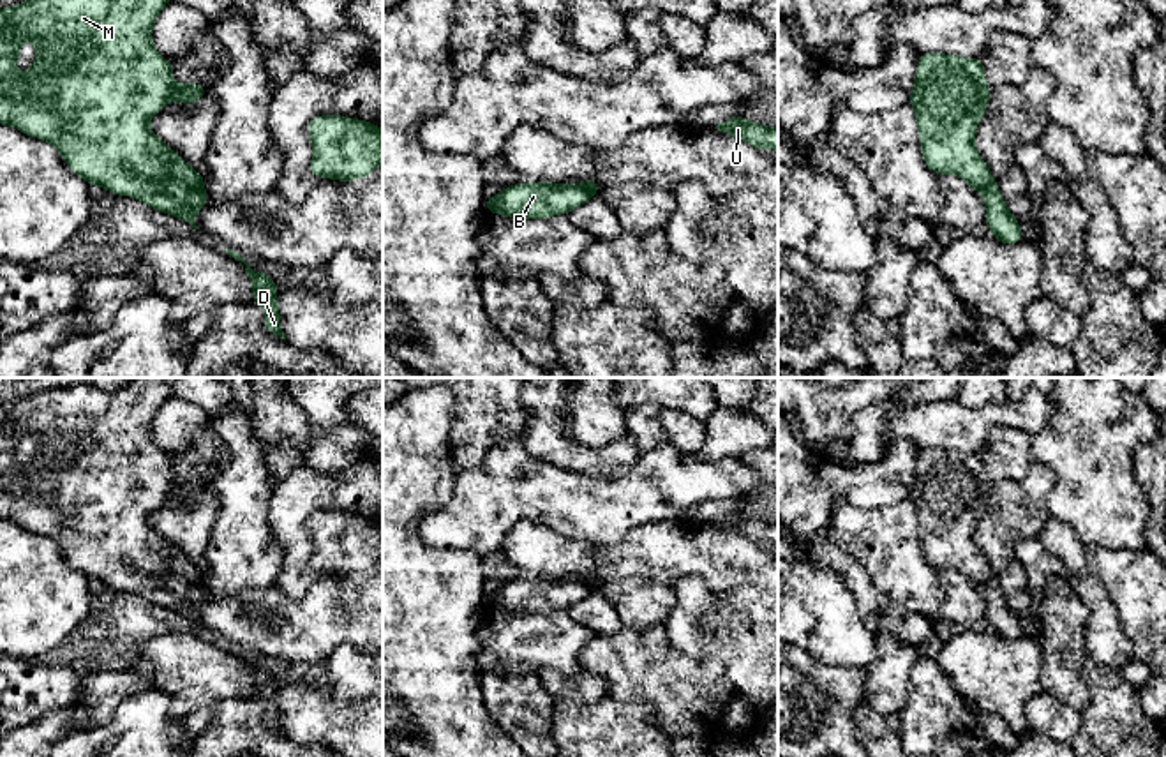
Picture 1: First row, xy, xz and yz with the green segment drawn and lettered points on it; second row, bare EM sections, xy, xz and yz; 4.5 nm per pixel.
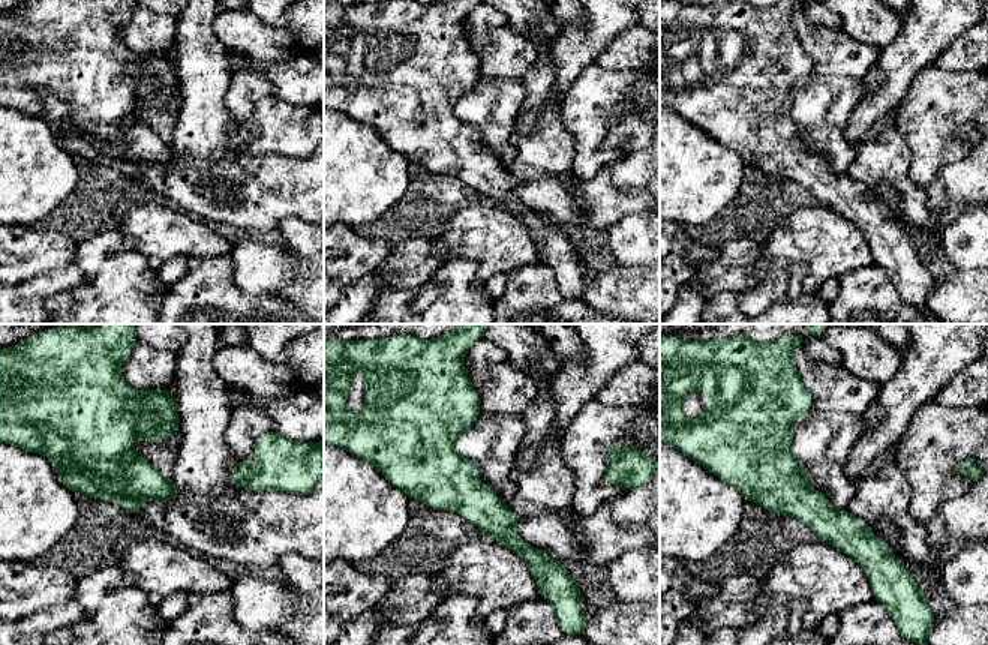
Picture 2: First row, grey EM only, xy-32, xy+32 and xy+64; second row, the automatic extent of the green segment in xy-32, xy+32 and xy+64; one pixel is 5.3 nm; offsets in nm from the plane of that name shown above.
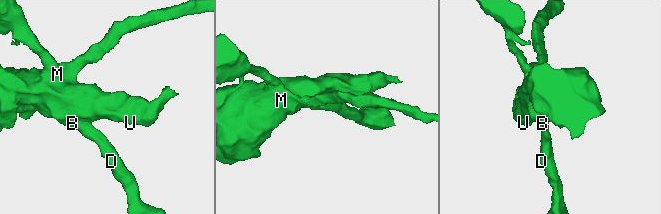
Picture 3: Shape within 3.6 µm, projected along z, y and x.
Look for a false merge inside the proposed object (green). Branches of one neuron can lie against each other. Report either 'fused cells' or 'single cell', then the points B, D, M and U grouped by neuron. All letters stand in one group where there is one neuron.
fused cells | B D M / U

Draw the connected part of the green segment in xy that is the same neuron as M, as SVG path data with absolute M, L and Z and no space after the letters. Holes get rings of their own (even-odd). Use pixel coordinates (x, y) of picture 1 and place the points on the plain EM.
M131 378L127 385L113 392L74 385L0 404L0 519L55 540L69 565L90 582L99 581L116 591L138 593L150 603L198 625L192 614L208 598L206 586L166 572L162 558L168 540L148 521L150 513L169 496L175 471L171 457L161 452L152 438L152 422L169 397L169 378ZM25 436L32 436L37 443L35 459L28 468L18 468L14 459L19 455Z

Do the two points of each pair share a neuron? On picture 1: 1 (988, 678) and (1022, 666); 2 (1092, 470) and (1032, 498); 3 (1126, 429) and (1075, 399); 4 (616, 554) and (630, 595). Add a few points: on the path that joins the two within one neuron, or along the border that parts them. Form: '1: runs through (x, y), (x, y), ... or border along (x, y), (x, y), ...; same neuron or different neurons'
1: runs through (997, 676), (1004, 676), (1013, 669); same neuron
2: border along (1032, 459), (1055, 475), (1050, 516); different neurons
3: runs through (1113, 429), (1110, 431), (1087, 410); same neuron
4: border along (600, 581), (665, 584); different neurons

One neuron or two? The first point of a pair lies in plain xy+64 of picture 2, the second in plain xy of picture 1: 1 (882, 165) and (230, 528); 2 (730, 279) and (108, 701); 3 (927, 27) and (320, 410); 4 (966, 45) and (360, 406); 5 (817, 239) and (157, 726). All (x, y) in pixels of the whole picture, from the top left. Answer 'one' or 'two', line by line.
1: one
2: one
3: one
4: two
5: two

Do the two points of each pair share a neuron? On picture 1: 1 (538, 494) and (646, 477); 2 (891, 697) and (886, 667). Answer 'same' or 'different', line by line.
1: same
2: same

